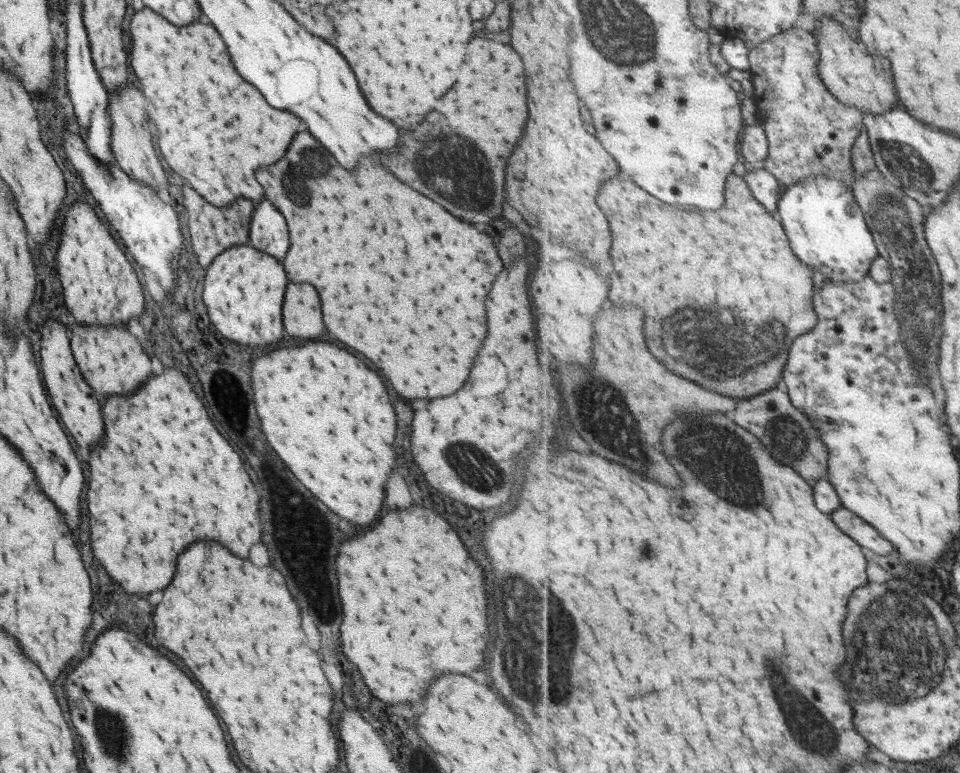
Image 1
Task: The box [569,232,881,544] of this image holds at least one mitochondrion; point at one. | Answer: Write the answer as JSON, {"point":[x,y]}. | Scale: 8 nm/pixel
{"point":[700,333]}

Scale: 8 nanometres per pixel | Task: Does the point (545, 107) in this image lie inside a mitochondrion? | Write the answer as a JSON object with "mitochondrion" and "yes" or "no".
{"mitochondrion":"no"}

